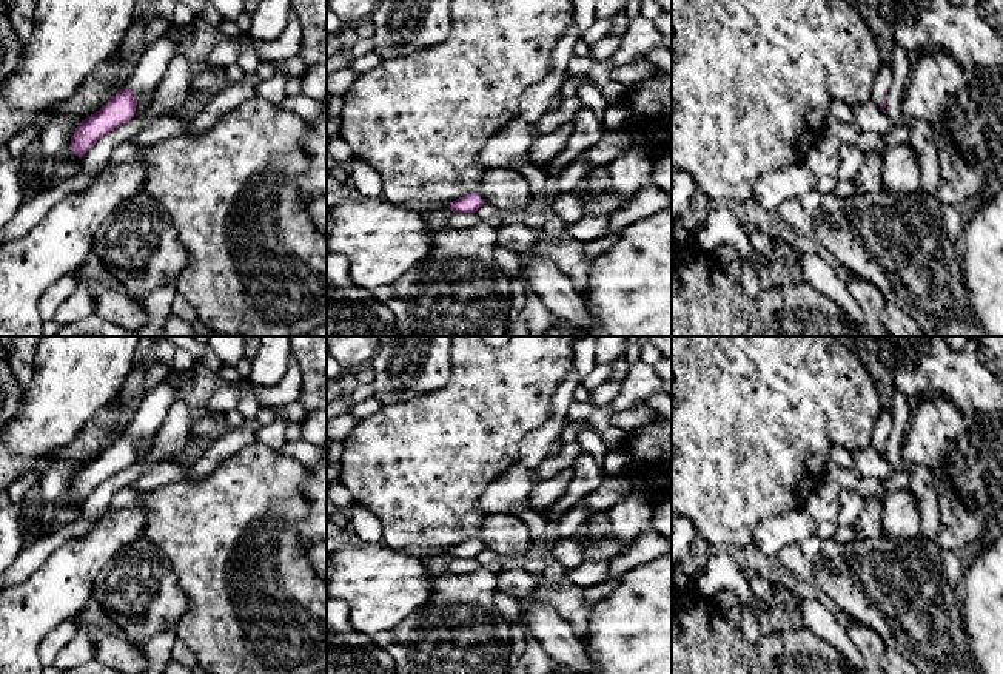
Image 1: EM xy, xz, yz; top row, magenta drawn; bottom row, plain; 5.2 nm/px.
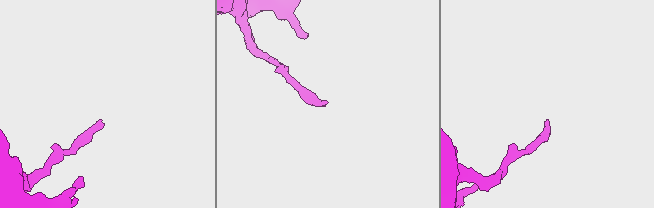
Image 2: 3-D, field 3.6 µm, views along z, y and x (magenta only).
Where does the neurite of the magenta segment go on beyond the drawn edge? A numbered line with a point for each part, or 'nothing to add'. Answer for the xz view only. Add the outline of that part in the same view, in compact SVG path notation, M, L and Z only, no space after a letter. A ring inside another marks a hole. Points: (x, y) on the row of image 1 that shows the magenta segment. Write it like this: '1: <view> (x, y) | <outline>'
nothing to add

